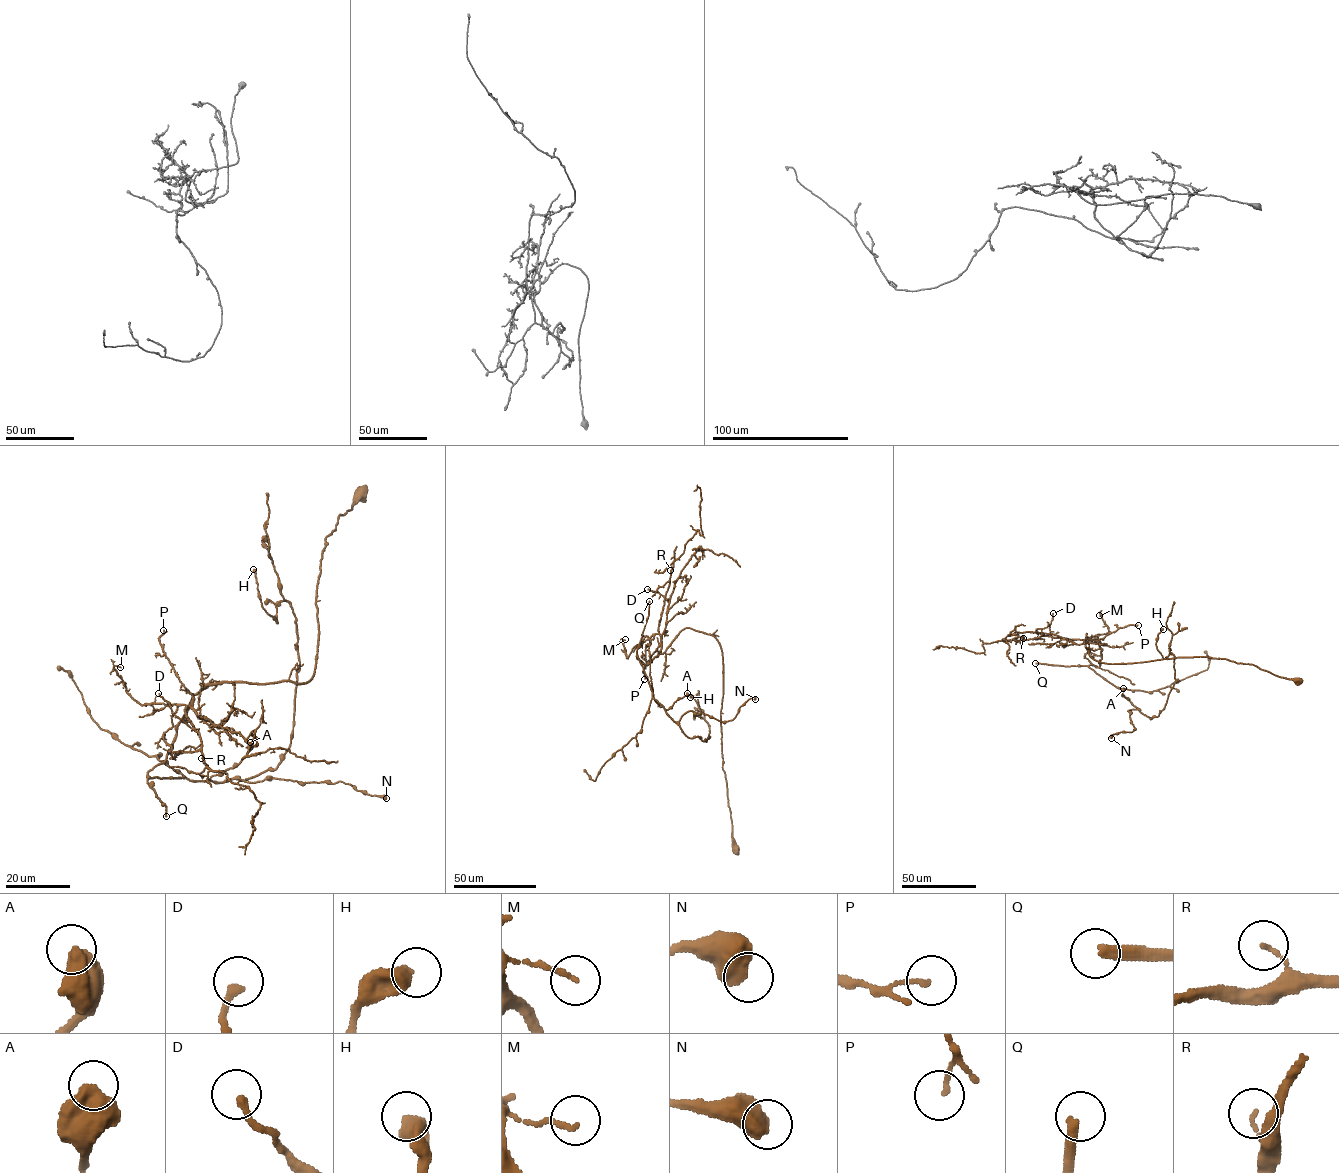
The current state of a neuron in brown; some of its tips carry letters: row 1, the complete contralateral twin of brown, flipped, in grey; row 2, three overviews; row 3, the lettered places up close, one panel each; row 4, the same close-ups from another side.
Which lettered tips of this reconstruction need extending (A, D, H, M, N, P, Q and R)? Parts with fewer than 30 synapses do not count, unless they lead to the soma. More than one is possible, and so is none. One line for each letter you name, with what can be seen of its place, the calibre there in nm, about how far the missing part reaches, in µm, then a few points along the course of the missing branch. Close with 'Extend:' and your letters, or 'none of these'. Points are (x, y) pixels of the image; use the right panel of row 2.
Q: (1035, 663) | 320 nm | 400 µm
Extend: Q

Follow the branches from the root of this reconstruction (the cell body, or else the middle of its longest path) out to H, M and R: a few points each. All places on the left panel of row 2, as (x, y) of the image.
H: (361, 495), (325, 540), (312, 679), (206, 686), (149, 777), (244, 780), (289, 747), (295, 616), (253, 569)
M: (361, 495), (325, 540), (310, 681), (221, 681), (193, 695), (191, 707), (142, 705), (113, 666), (120, 667)
R: (361, 495), (325, 540), (313, 678), (303, 684), (221, 681), (193, 695), (185, 717), (199, 734), (201, 758)

